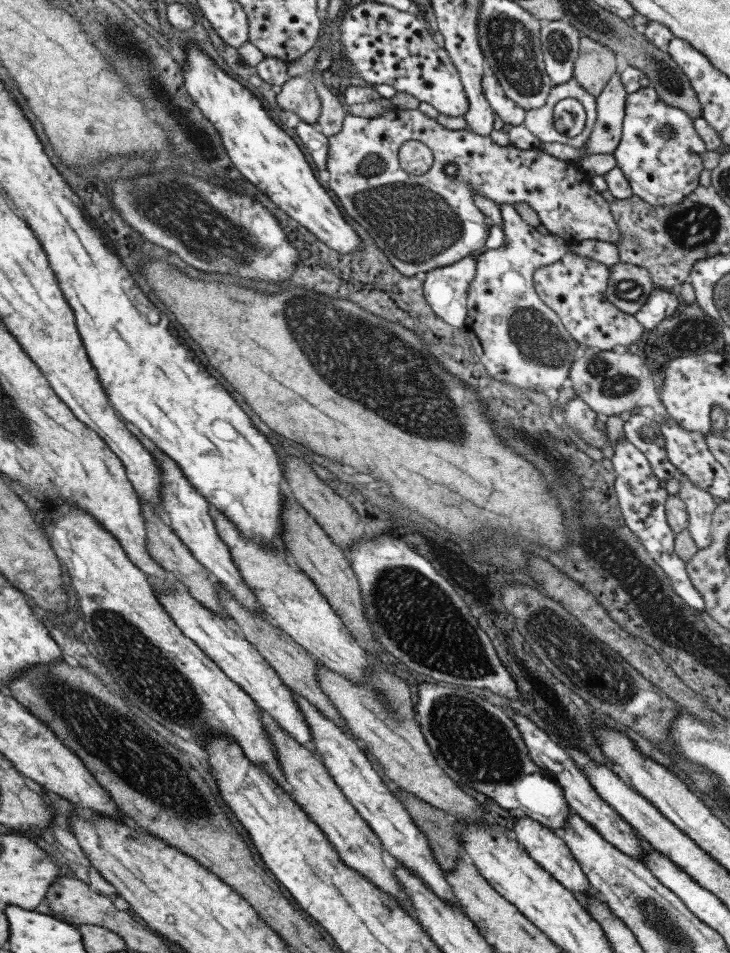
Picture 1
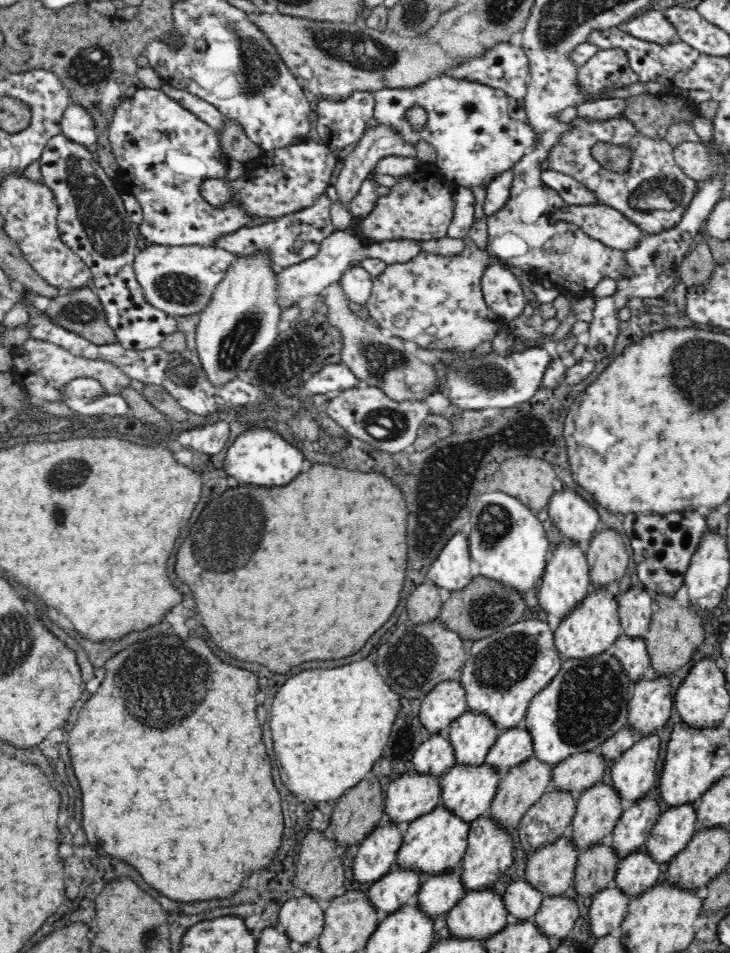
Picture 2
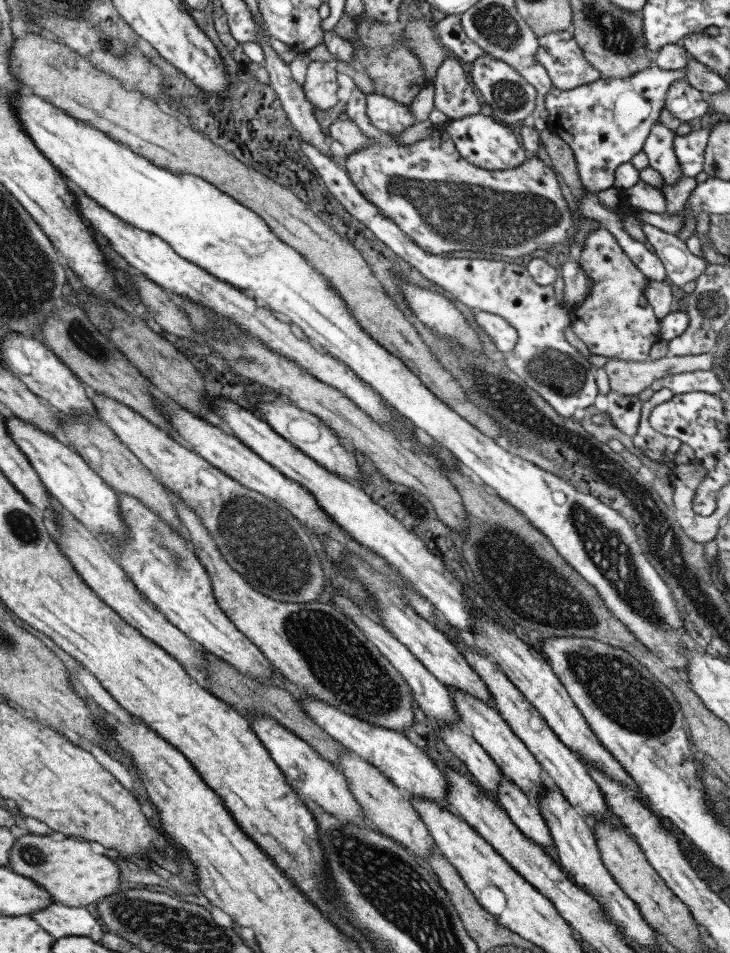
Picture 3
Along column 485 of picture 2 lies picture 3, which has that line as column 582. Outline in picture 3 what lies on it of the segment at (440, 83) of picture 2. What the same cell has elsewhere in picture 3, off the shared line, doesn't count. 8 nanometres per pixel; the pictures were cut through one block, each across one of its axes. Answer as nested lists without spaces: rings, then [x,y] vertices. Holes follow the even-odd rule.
[[[652,66],[629,78],[605,77],[571,89],[551,87],[545,93],[546,129],[561,138],[572,150],[580,184],[585,191],[594,194],[612,187],[615,167],[629,161],[635,153],[641,151],[651,125],[657,122],[659,112],[664,108],[664,95],[667,89],[673,82],[683,79],[684,68],[679,71],[667,71]]]

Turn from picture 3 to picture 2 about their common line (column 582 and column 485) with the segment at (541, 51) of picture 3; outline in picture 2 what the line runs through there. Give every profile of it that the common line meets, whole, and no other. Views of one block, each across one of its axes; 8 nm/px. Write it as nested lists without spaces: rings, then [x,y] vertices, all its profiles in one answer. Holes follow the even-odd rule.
[[[500,42],[498,46],[494,46],[492,50],[488,50],[486,56],[476,58],[476,60],[470,60],[470,62],[466,62],[466,64],[458,65],[458,68],[450,70],[447,76],[478,82],[492,88],[502,89],[506,92],[508,97],[510,117],[513,120],[528,123],[525,94],[529,82],[529,73],[529,61],[521,46],[516,47],[512,46],[512,44],[507,44],[507,42]]]

